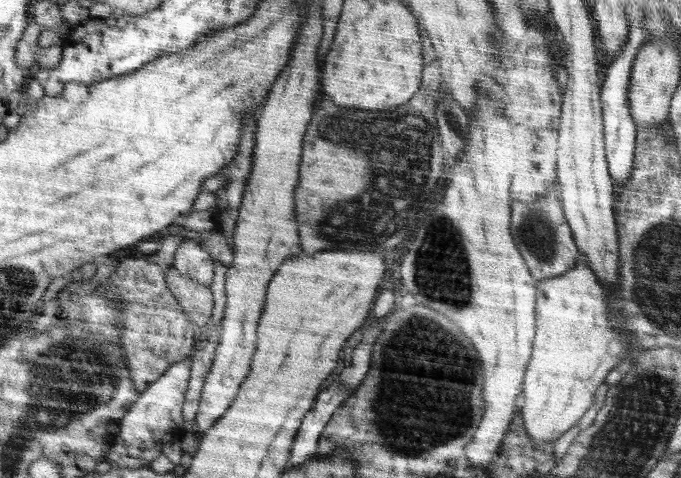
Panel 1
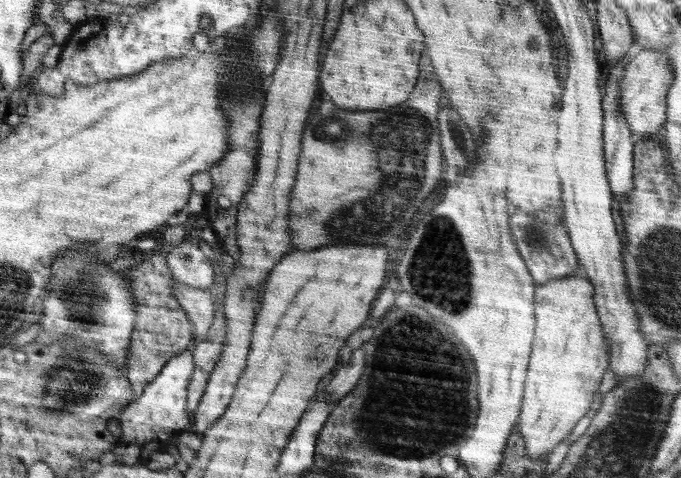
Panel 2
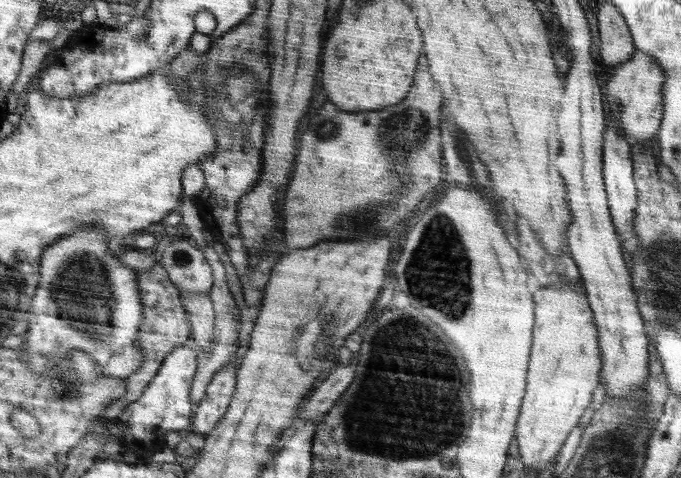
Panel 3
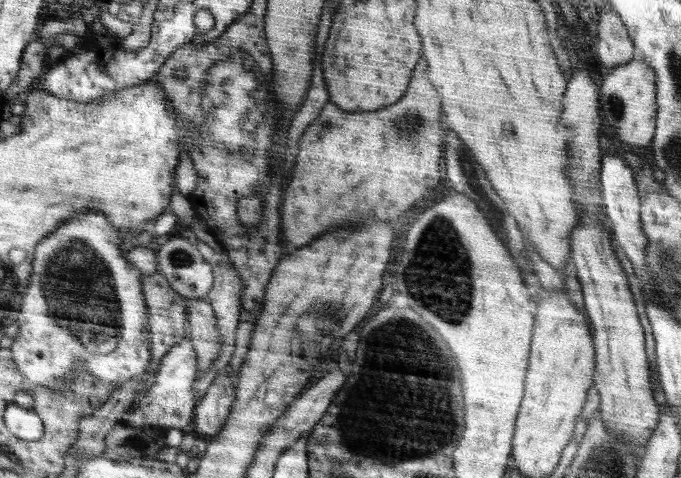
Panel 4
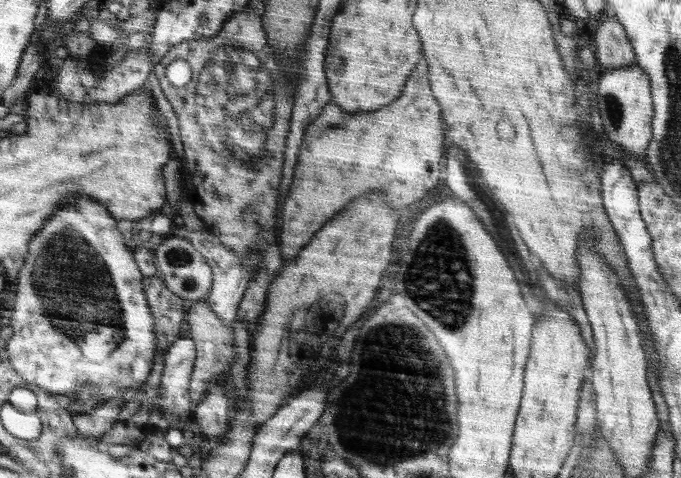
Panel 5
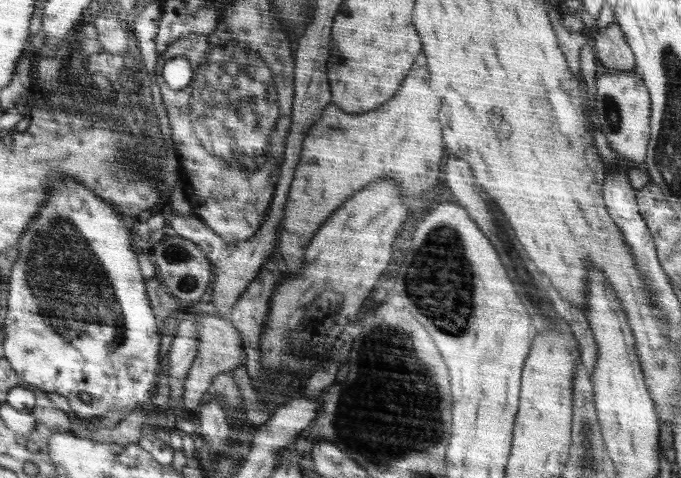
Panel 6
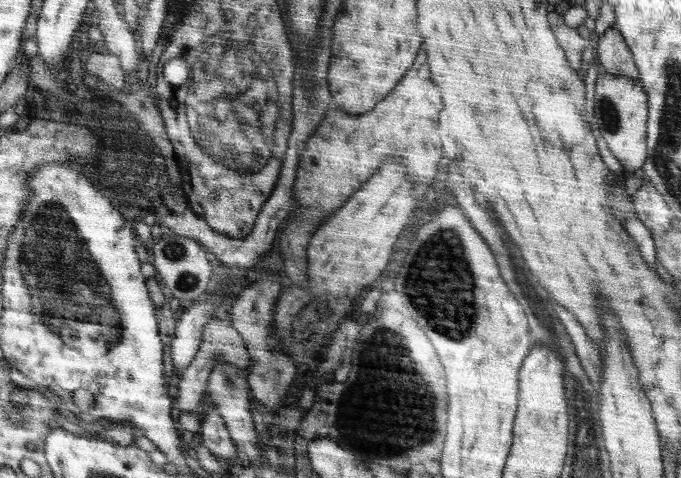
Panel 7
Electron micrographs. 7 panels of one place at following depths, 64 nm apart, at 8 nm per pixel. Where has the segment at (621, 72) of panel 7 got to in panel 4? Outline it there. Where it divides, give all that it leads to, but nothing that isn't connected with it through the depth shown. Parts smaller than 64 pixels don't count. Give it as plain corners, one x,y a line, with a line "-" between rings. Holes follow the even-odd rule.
607,5
600,9
598,30
598,53
596,61
603,66
618,67
630,63
636,56
633,39
628,38
624,21

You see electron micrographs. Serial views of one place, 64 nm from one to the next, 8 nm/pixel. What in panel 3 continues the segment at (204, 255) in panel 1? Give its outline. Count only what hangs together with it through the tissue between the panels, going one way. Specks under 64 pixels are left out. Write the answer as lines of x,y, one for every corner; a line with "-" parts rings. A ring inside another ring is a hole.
179,237
162,242
156,253
179,291
209,294
213,285
212,269
204,253
192,241

